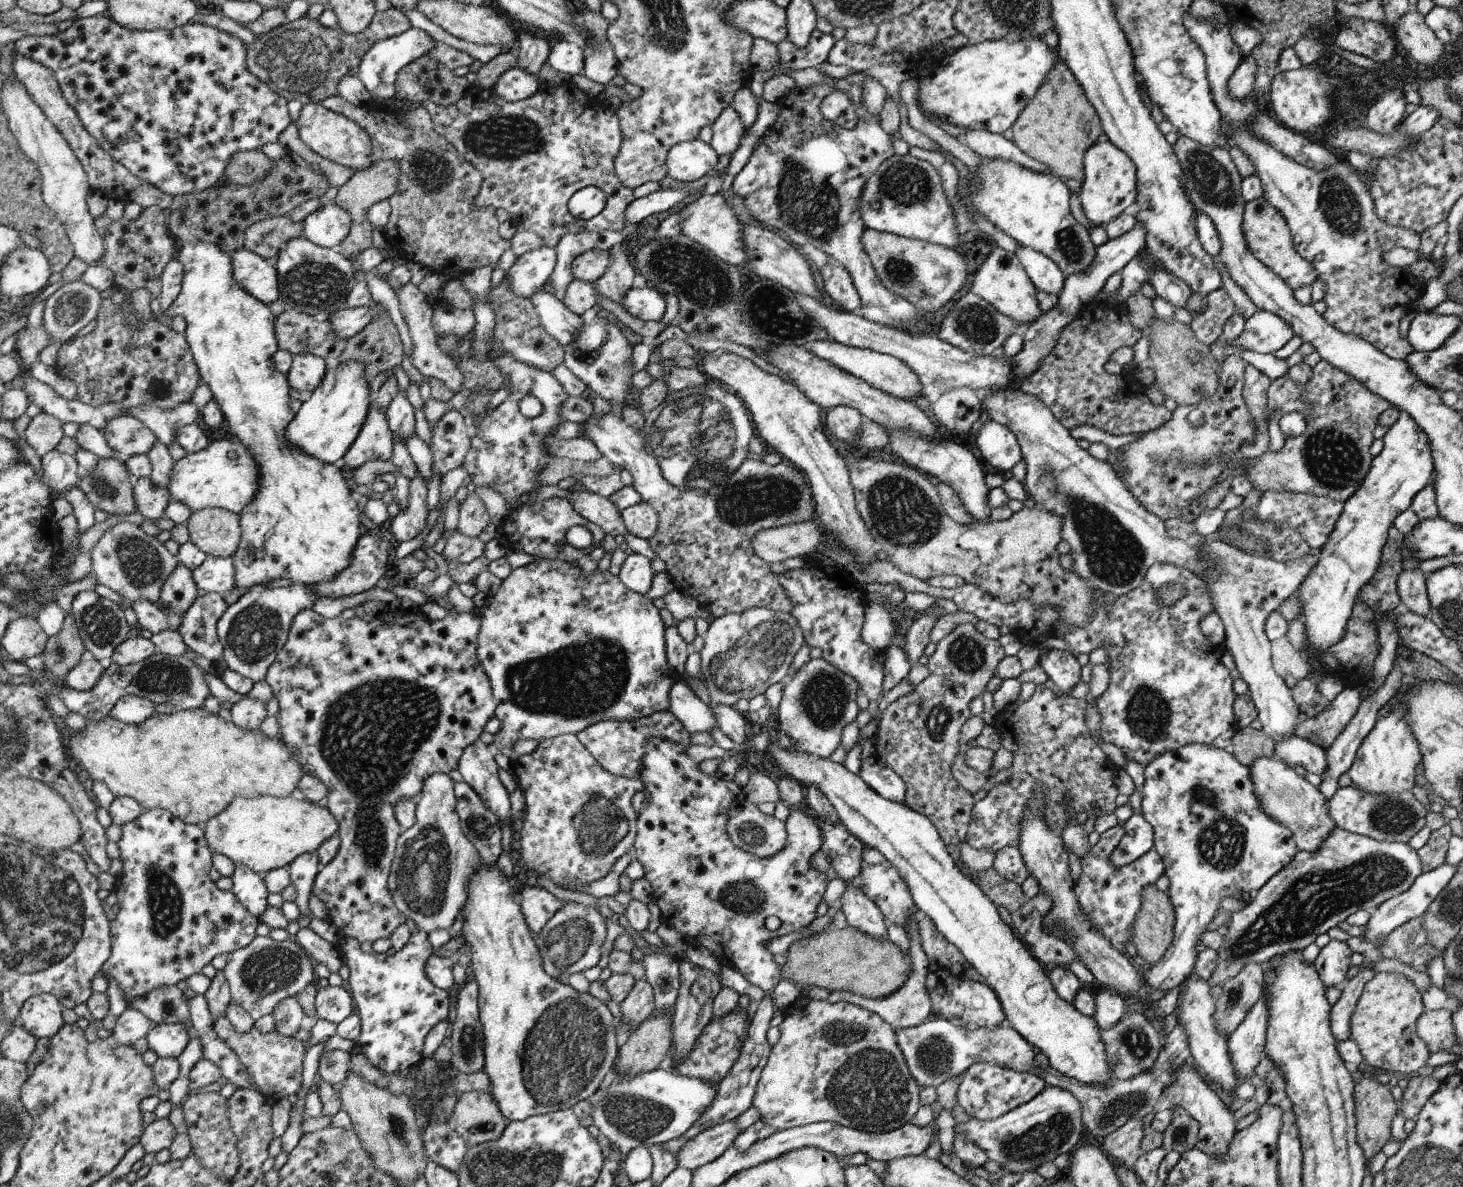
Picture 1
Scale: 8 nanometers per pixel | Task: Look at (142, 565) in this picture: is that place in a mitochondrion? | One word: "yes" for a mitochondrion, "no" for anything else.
yes

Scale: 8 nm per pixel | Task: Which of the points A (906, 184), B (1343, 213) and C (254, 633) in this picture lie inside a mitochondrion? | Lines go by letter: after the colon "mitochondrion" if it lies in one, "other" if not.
A: mitochondrion
B: mitochondrion
C: mitochondrion

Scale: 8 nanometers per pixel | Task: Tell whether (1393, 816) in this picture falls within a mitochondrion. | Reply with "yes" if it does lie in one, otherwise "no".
yes

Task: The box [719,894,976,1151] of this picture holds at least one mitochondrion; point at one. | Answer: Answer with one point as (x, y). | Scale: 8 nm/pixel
(870, 1089)

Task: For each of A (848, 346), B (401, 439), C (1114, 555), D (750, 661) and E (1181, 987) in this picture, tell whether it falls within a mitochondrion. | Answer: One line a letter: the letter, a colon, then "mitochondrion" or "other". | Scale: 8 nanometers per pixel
A: other
B: other
C: mitochondrion
D: mitochondrion
E: other

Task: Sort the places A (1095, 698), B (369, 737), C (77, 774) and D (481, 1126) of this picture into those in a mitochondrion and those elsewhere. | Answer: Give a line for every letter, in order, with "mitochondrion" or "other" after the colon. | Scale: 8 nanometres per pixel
A: other
B: mitochondrion
C: other
D: mitochondrion

